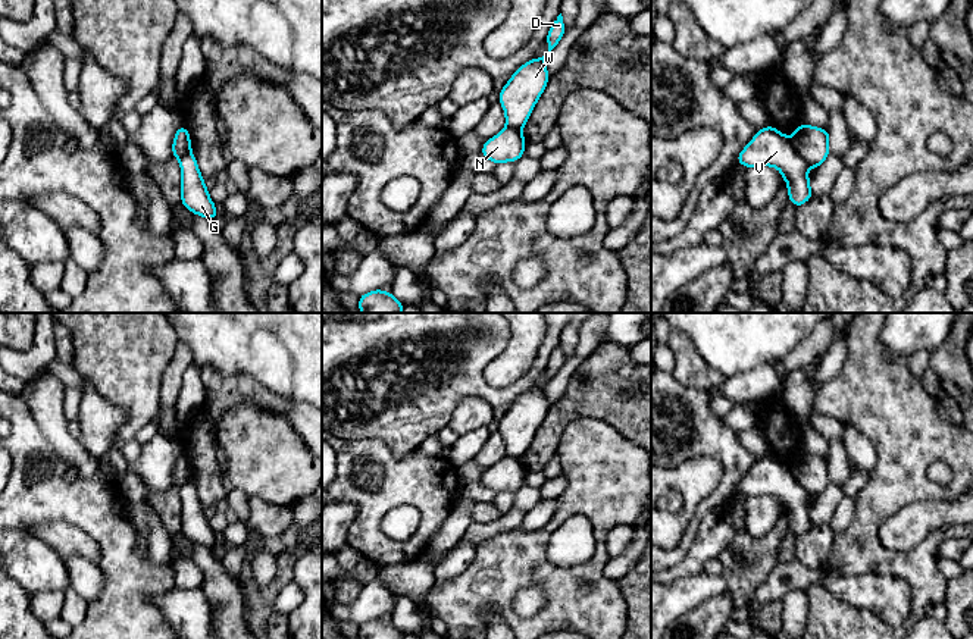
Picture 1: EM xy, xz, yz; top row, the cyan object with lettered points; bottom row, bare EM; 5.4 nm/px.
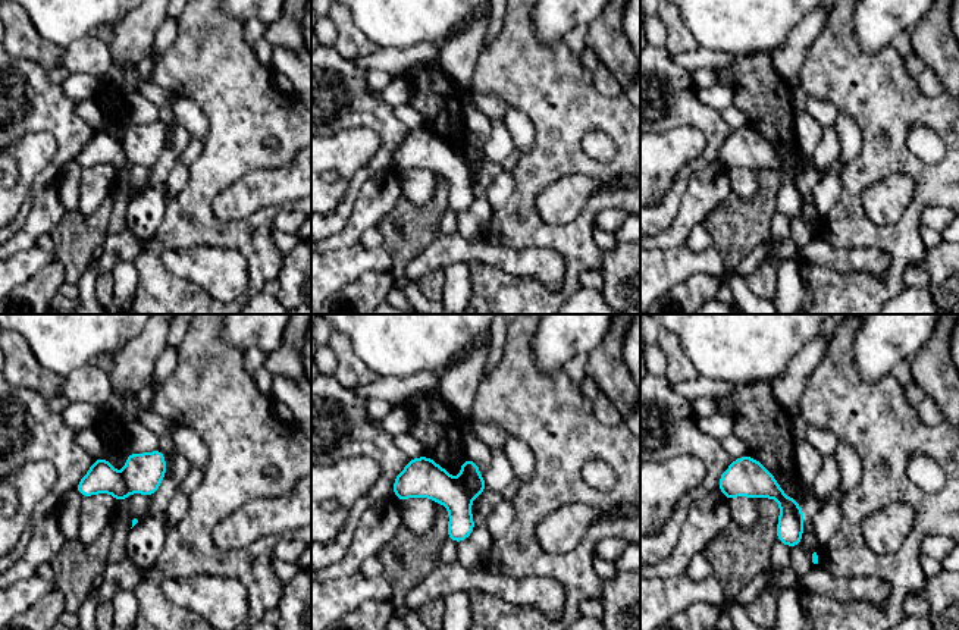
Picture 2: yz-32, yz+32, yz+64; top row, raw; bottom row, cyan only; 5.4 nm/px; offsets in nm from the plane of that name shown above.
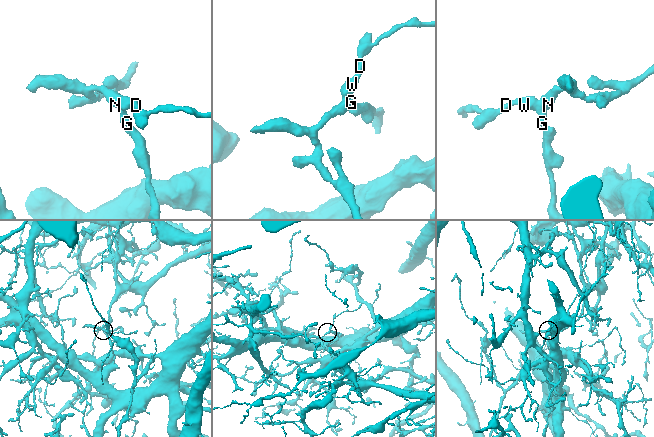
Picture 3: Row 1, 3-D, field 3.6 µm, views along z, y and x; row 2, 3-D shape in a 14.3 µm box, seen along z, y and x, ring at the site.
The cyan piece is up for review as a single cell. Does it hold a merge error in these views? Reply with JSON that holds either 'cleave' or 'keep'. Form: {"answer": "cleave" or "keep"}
{"answer": "cleave"}

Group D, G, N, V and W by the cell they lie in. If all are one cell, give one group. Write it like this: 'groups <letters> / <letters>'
groups D G V W / N

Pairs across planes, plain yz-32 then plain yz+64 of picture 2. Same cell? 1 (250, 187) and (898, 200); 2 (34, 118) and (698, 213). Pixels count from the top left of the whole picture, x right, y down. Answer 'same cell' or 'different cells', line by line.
1: same cell
2: different cells

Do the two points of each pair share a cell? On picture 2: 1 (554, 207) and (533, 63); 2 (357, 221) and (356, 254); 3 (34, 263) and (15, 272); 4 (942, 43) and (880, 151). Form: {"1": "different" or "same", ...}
{"1": "different", "2": "different", "3": "same", "4": "different"}

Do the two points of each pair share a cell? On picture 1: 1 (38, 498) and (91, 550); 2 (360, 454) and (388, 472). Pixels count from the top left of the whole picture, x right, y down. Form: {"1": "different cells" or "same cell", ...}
{"1": "different cells", "2": "same cell"}

